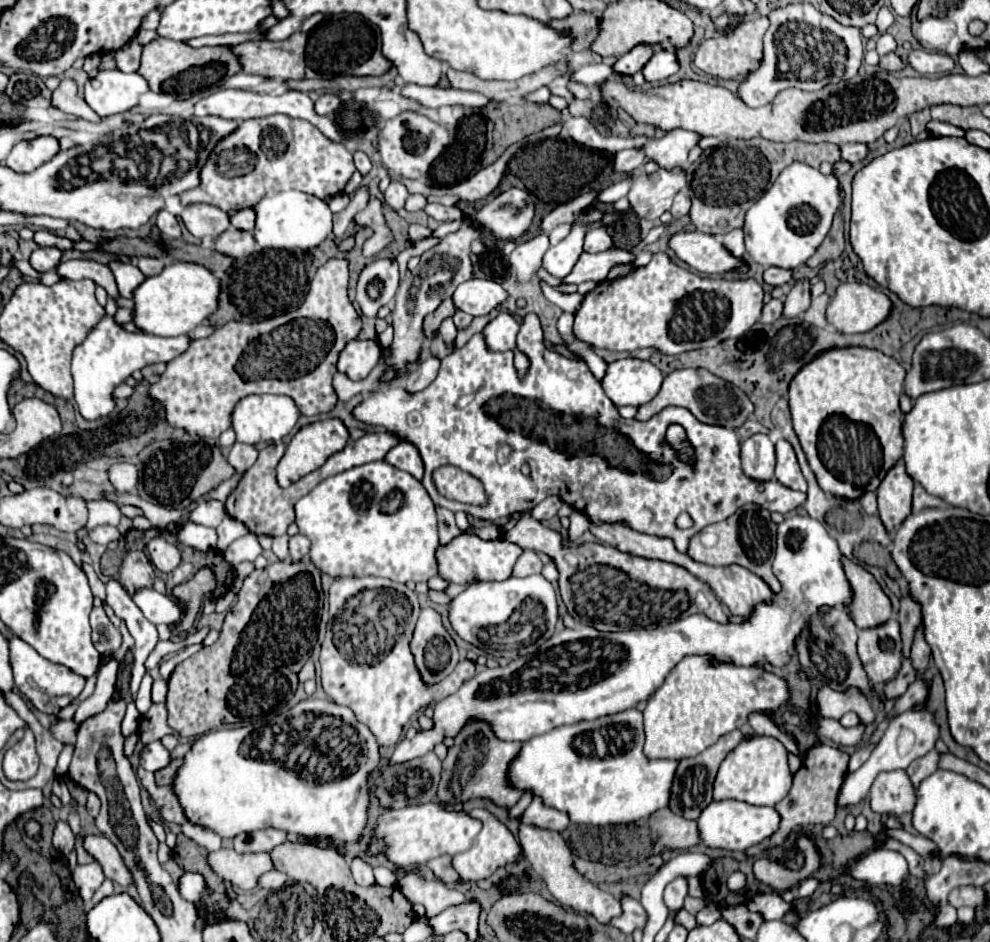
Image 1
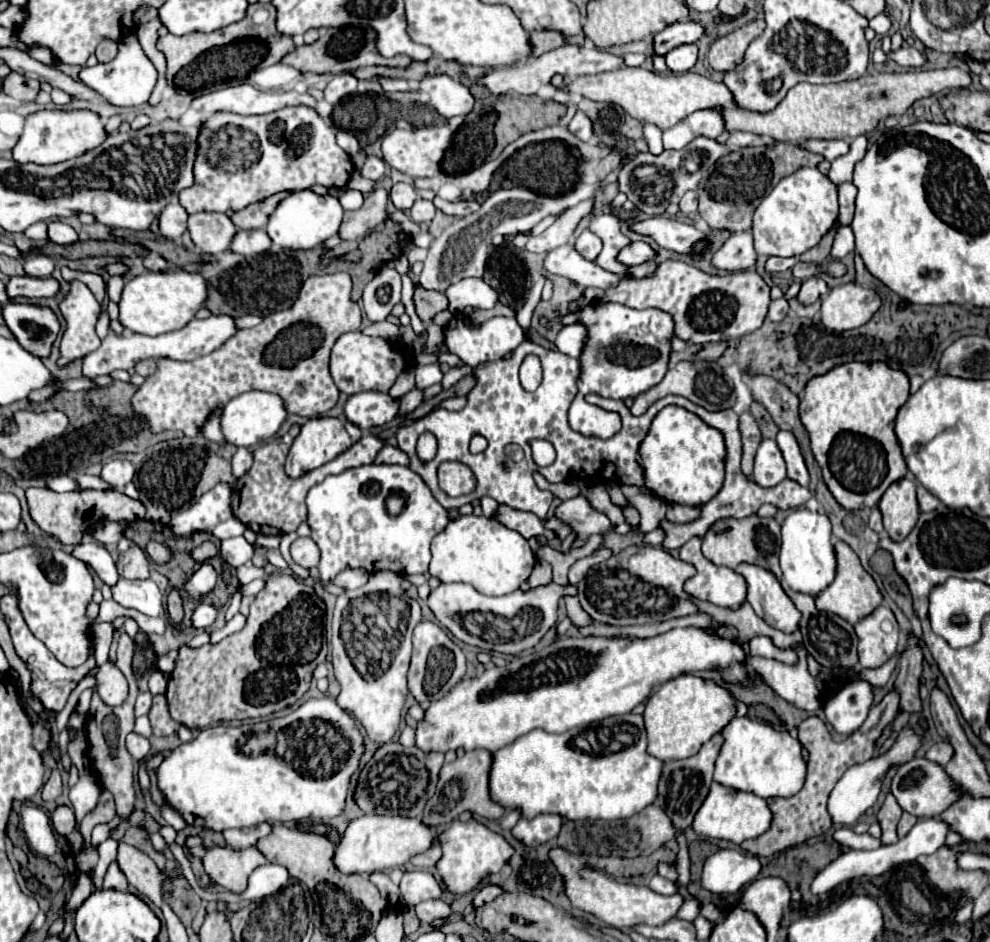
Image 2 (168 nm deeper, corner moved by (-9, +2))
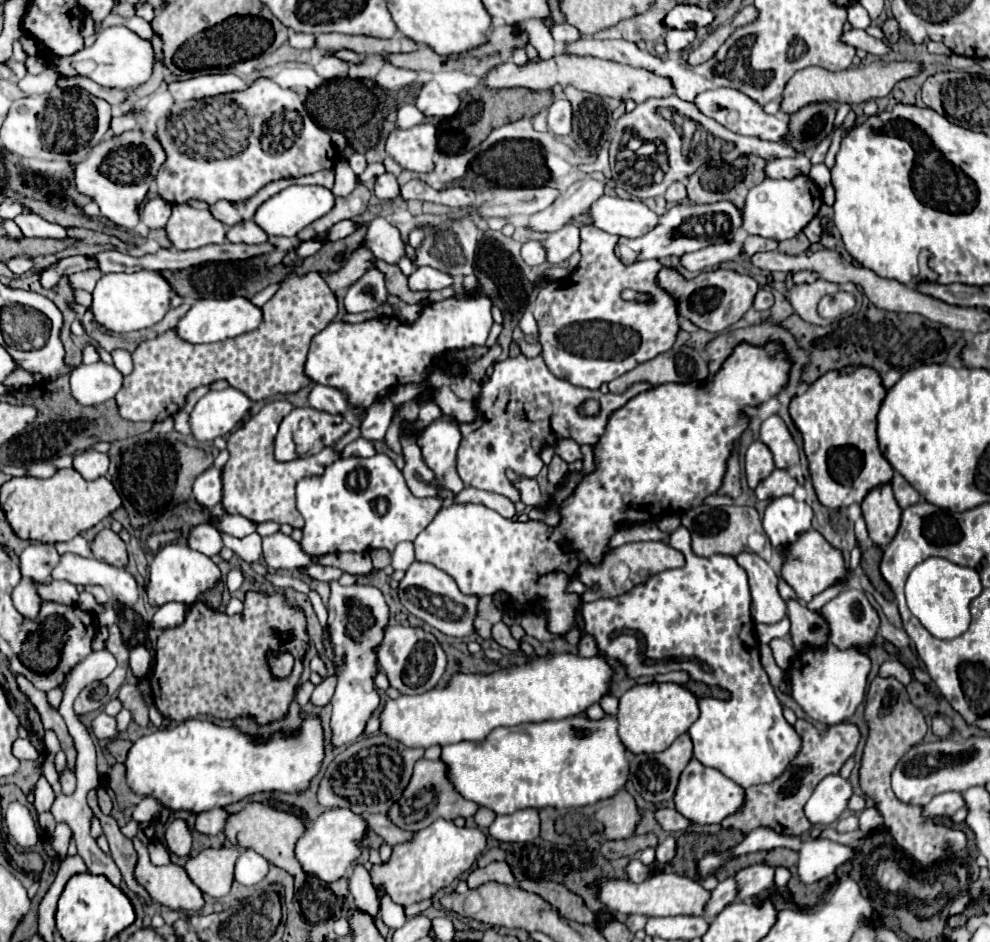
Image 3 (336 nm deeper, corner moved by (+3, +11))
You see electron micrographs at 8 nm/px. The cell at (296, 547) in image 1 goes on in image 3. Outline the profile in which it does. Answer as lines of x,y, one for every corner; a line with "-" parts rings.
282,532
266,536
262,540
262,548
268,566
274,570
296,570
316,564
312,556
306,554
296,540
292,540
292,536
286,536

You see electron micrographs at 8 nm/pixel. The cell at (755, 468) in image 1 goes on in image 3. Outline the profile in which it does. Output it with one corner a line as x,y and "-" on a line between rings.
760,440
752,442
744,459
745,475
750,488
756,488
760,480
764,480
774,470
772,452
768,452
768,446

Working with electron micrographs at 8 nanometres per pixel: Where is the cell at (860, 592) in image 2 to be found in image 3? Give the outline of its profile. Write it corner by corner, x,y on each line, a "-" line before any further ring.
808,530
800,534
798,540
790,546
790,554
788,554
788,560
782,564
780,576
796,590
800,600
810,602
816,594
846,580
846,564
838,548
834,548
820,532

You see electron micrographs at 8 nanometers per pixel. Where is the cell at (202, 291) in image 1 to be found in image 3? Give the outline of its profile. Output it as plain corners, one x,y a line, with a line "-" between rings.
140,270
132,274
104,274
98,280
92,296
94,302
90,310
100,326
110,332
132,332
150,328
164,318
164,314
170,310
172,286
160,272
152,270

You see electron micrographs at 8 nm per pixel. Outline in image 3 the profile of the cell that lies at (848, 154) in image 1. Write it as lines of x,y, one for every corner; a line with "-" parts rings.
716,88
708,90
696,96
694,102
706,116
714,118
718,124
726,126
728,130
736,134
746,134
746,136
760,136
764,140
774,140
774,142
788,142
788,116
768,116
762,112
762,108
750,100
746,94
732,90
732,88

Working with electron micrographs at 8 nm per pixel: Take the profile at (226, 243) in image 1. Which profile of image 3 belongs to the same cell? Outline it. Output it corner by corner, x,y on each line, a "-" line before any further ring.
252,220
234,224
232,228
228,228
226,238
230,242
234,242
234,244
238,244
238,242
244,242
244,244
262,244
262,242
268,240
266,232
256,222
252,222

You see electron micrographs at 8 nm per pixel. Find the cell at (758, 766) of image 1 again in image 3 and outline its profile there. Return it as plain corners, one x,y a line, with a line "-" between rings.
678,526
670,534
670,546
684,554
686,564
682,568
660,572
646,584
634,586
620,598
584,604
584,628
596,636
598,648
604,650
608,658
626,664
630,678
686,670
696,682
706,682
708,686
720,686
728,690
732,694
730,700
700,700
700,718
688,730
694,744
694,758
708,768
720,770
726,778
734,780
742,788
768,784
776,780
776,776
780,776
780,772
784,772
784,768
788,768
788,764
800,754
800,736
796,734
794,726
786,722
782,714
784,708
760,664
758,640
754,636
754,622
750,618
750,588
746,572
732,556
696,556
690,550
690,534
684,526

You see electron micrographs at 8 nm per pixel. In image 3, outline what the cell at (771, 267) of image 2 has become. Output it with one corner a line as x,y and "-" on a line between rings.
748,236
744,242
744,252
748,256
754,256
756,252
770,252
776,248
778,248
776,240
768,240
768,238
760,238
760,236

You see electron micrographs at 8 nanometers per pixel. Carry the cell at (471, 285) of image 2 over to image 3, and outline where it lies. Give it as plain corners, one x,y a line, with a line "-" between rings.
424,266
424,268
418,268
410,274
408,284
412,290
428,290
430,292
430,290
444,290
444,288
452,286
454,280
446,272

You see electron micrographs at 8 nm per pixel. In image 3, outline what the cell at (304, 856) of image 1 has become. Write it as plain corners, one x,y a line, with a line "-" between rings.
252,802
242,812
232,814
228,818
224,832
226,832
226,838
234,846
238,846
238,848
250,848
250,850
262,854
270,864
286,870
294,878
296,888
304,888
304,886
308,886
308,878
316,878
316,876
308,876
300,868
300,862
296,860
294,848
296,848
296,840
304,834
304,822
300,818
296,818
294,814
278,812
278,810
274,810
274,808
266,806
266,804

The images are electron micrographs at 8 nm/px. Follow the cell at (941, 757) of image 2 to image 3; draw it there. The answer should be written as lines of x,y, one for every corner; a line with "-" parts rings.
942,716
932,718
932,732
934,732
938,738
946,738
946,736
950,736
950,732
952,732
950,722
948,722
946,718
942,718

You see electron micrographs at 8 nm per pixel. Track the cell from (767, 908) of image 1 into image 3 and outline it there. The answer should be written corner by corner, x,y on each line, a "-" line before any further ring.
754,864
740,870
734,878
738,884
738,898
748,900
774,886
774,868
766,864

